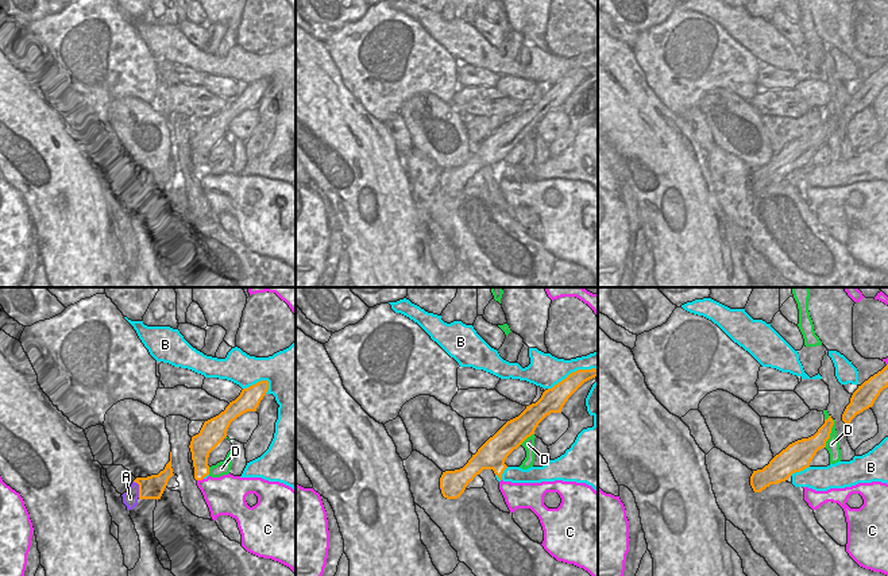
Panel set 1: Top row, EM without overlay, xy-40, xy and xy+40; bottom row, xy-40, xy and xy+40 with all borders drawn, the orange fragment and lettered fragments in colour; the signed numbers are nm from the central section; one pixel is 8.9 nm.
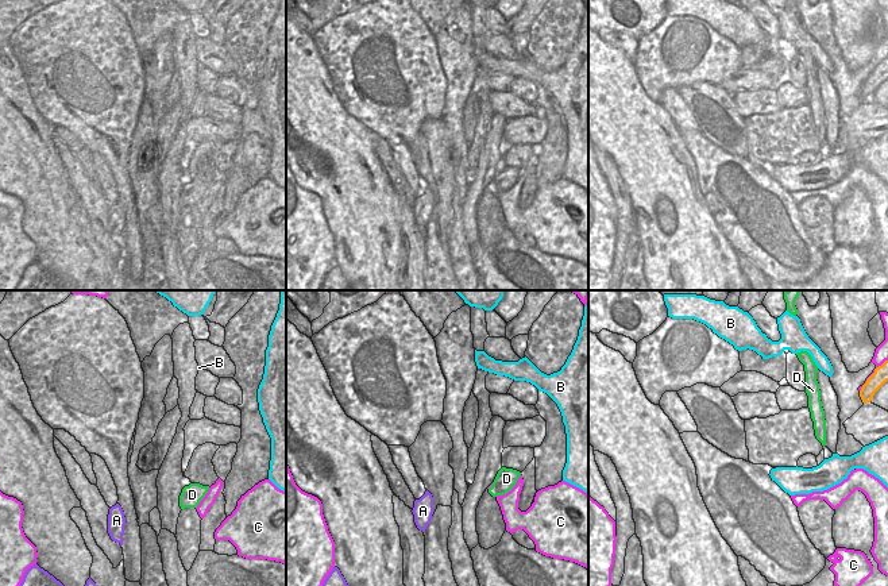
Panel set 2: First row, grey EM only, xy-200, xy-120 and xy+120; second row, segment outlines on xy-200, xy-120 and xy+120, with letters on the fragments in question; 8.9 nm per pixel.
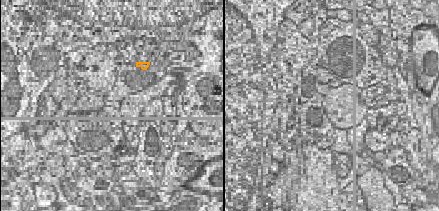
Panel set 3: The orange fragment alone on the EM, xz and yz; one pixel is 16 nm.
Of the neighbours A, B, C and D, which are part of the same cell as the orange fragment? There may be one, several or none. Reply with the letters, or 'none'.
A

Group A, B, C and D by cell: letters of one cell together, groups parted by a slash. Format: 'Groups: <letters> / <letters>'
Groups: A / B / C / D.

